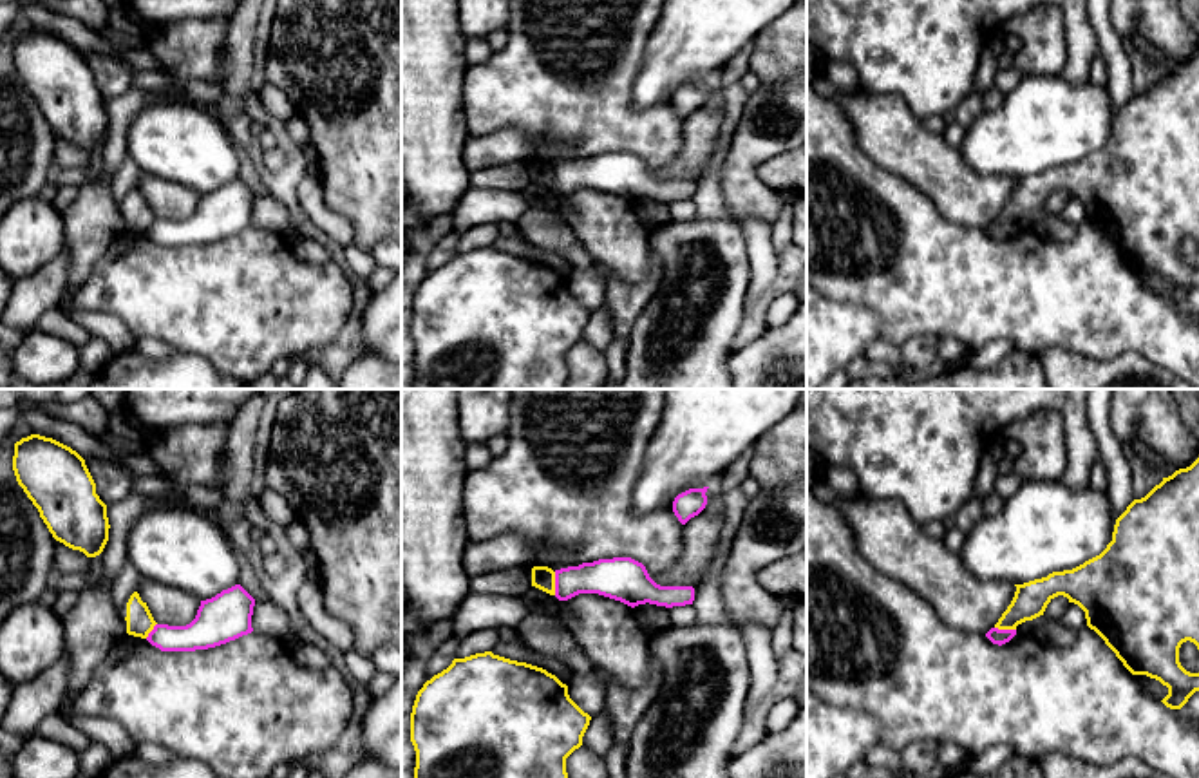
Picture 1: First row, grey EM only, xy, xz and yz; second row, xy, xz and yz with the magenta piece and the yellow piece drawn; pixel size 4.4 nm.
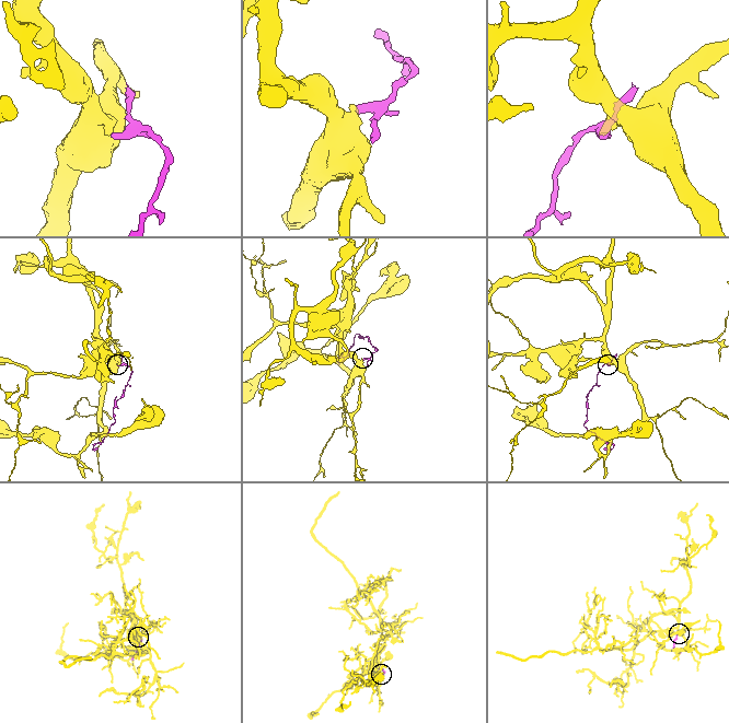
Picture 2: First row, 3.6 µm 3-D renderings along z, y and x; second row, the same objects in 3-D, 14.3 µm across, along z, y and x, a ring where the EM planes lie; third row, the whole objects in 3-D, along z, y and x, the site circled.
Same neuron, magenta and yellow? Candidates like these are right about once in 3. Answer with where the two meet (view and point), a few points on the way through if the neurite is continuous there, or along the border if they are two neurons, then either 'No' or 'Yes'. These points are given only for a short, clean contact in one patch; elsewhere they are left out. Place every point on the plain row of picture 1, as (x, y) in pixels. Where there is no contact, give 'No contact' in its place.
Touches magenta at xz (556, 178). Boundary: xz (554, 167), (556, 189). No

